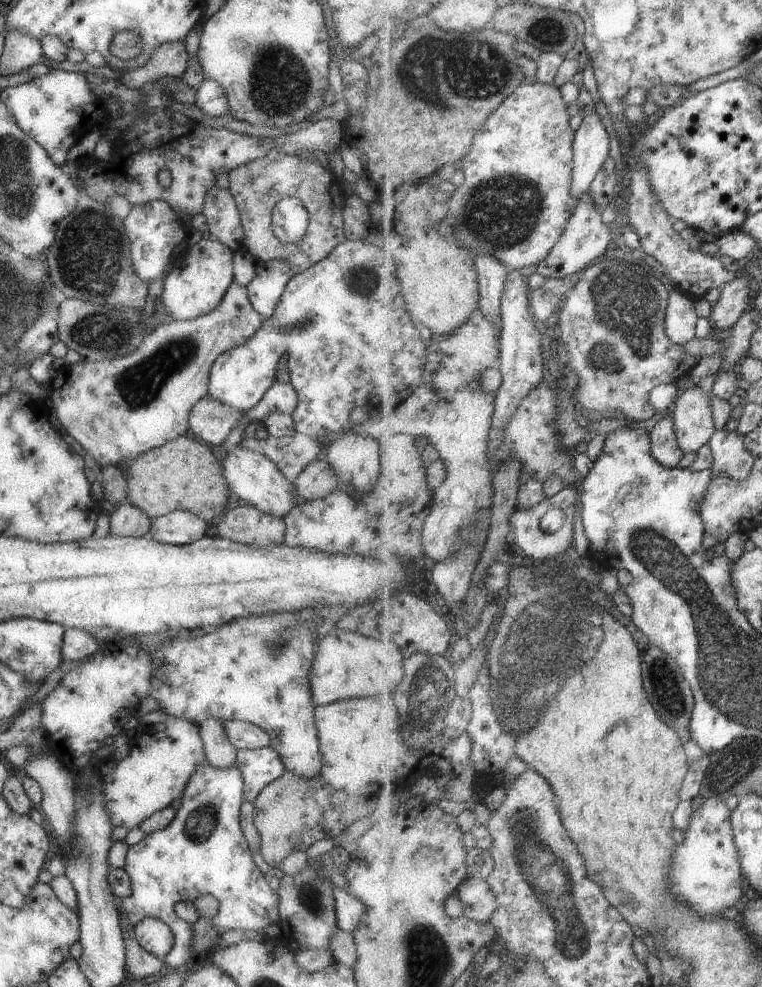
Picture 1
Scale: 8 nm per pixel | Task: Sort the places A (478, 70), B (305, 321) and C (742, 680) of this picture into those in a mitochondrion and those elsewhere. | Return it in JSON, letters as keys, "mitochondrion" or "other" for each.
{"A":"mitochondrion","B":"mitochondrion","C":"mitochondrion"}

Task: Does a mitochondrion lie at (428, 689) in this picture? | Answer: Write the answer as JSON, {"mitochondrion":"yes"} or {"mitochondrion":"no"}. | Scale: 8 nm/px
{"mitochondrion":"yes"}

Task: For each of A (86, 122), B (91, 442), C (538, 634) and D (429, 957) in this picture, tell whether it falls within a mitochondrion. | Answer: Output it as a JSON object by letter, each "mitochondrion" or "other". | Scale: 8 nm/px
{"A":"other","B":"other","C":"mitochondrion","D":"mitochondrion"}

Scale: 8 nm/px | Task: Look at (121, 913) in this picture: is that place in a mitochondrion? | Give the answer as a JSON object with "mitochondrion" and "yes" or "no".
{"mitochondrion":"no"}

